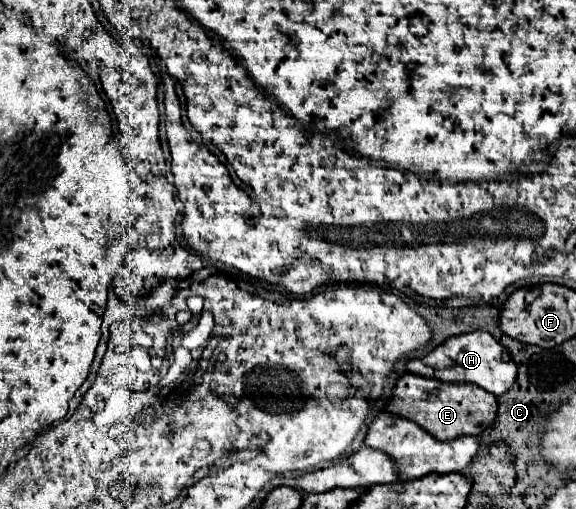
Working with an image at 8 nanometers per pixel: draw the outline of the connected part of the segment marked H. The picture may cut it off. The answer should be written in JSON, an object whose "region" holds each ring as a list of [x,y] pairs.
{"region":[[[472,331],[458,337],[450,337],[436,349],[432,349],[426,357],[412,359],[408,363],[408,371],[422,377],[436,377],[440,381],[476,383],[478,387],[494,393],[496,397],[512,389],[518,377],[518,367],[510,357],[510,351],[502,343],[498,343],[488,331]]]}

